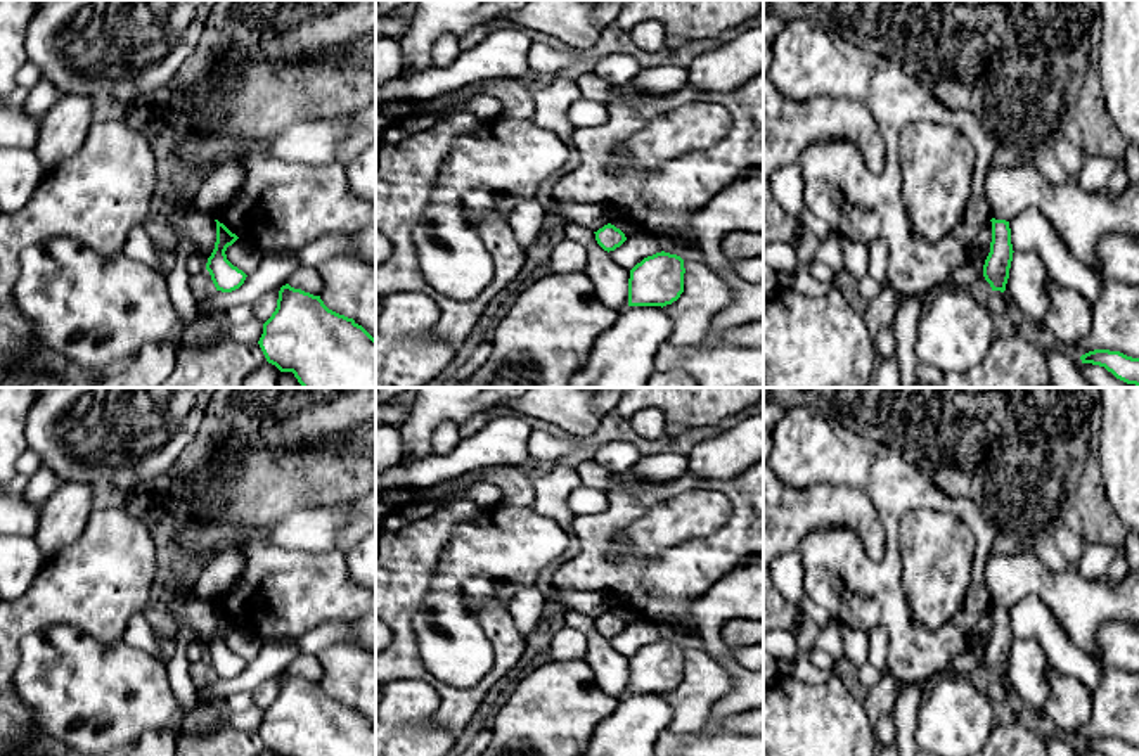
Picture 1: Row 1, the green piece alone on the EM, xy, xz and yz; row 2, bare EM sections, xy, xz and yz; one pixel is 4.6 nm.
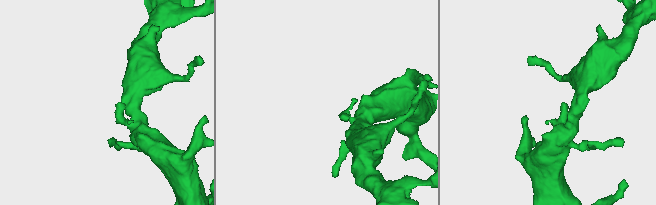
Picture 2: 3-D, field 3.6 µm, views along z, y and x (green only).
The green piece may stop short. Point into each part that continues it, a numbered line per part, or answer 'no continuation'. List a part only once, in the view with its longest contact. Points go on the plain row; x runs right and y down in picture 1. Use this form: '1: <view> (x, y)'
no continuation

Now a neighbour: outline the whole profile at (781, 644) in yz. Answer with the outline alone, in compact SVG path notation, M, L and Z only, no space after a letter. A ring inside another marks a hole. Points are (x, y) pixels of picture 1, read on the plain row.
M786 630L763 633L763 652L769 652L779 663L795 663L800 656L803 656L793 631Z

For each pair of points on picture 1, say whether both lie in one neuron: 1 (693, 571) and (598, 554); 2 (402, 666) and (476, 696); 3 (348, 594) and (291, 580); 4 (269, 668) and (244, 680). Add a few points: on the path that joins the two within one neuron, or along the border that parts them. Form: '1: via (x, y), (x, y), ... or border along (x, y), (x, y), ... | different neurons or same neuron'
1: via (669, 571), (620, 571) | same neuron
2: via (421, 685), (430, 694), (457, 696) | same neuron
3: via (334, 594), (321, 589), (305, 589) | same neuron
4: via (263, 668), (250, 679) | same neuron

